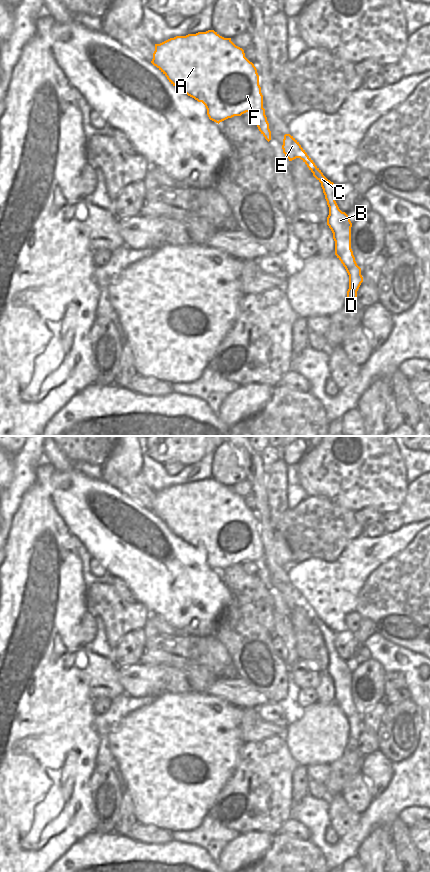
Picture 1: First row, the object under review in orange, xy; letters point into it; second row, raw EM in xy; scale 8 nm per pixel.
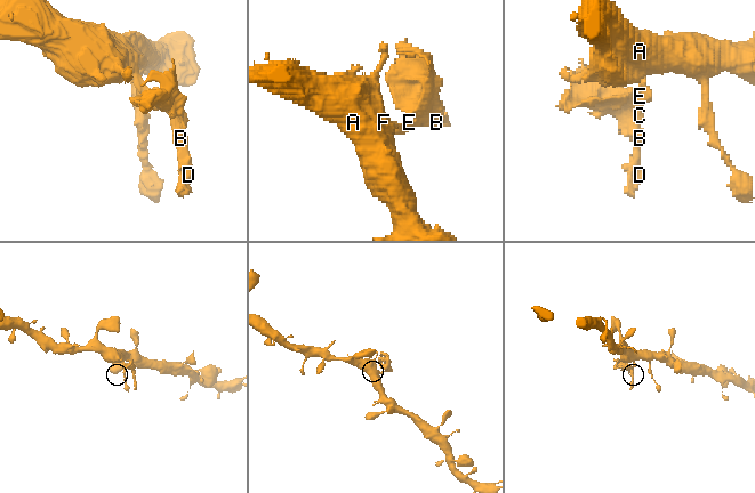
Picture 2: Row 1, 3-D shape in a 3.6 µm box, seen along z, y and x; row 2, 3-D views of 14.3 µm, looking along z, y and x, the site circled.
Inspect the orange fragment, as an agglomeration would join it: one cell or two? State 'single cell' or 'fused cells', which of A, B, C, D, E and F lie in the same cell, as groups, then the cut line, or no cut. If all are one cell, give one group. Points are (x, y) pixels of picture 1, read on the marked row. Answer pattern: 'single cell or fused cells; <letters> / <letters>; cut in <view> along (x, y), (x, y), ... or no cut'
fused cells; A F / B C D E; cut in xy along (262, 107), (255, 114)

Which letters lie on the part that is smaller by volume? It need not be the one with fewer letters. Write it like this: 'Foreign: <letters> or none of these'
Foreign: B, C, D, E

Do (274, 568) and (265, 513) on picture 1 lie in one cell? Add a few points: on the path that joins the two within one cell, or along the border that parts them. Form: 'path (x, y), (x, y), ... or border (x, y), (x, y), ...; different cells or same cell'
path (269, 554), (268, 536), (265, 527); same cell

